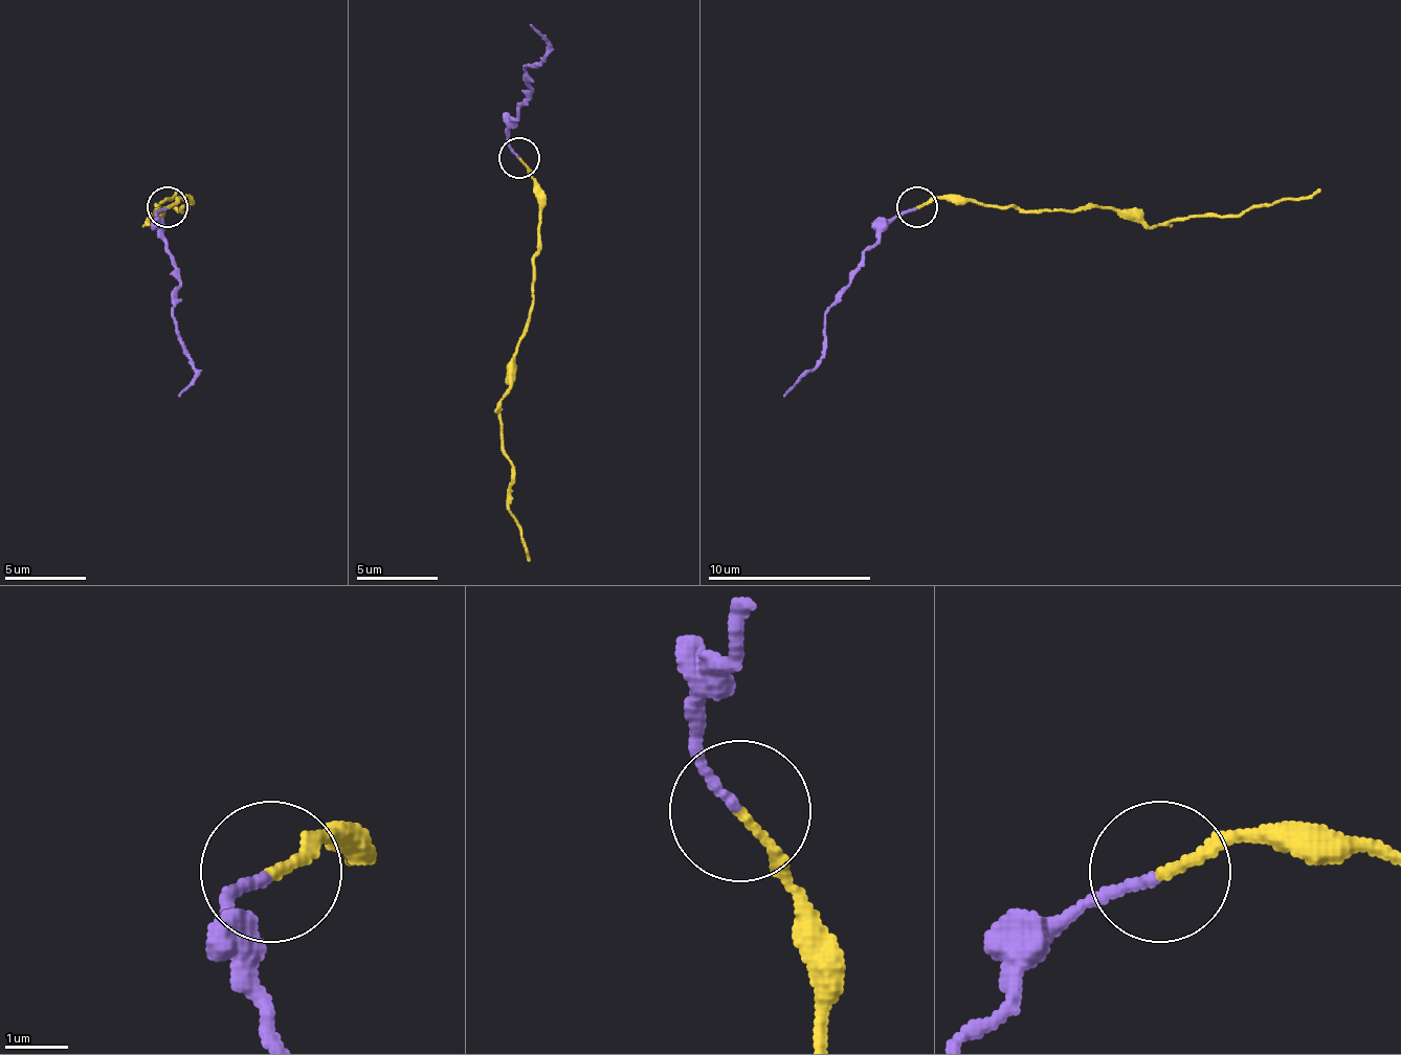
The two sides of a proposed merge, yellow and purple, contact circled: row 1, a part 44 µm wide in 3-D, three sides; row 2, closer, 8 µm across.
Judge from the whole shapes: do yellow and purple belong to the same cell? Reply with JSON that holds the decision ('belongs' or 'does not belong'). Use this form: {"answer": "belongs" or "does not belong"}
{"answer": "does not belong"}

